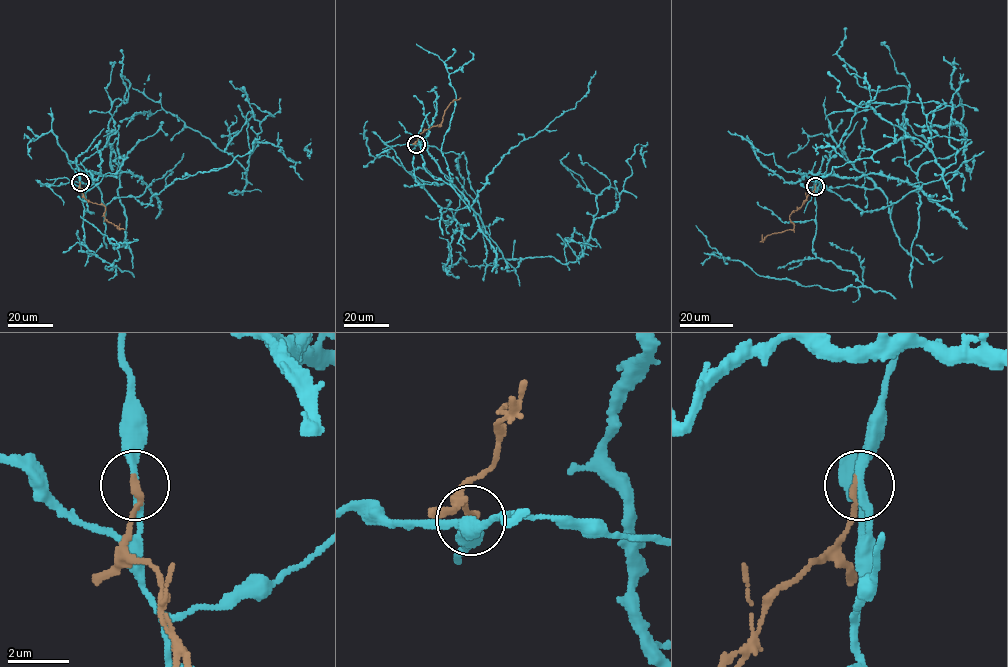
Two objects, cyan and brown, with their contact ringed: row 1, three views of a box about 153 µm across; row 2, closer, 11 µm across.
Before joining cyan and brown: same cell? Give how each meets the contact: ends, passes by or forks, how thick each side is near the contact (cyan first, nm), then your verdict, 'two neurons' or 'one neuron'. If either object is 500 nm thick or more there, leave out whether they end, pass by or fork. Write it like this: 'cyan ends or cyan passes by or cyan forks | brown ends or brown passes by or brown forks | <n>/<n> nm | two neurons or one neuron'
cyan passes by | brown ends | 240/220 nm | two neurons

